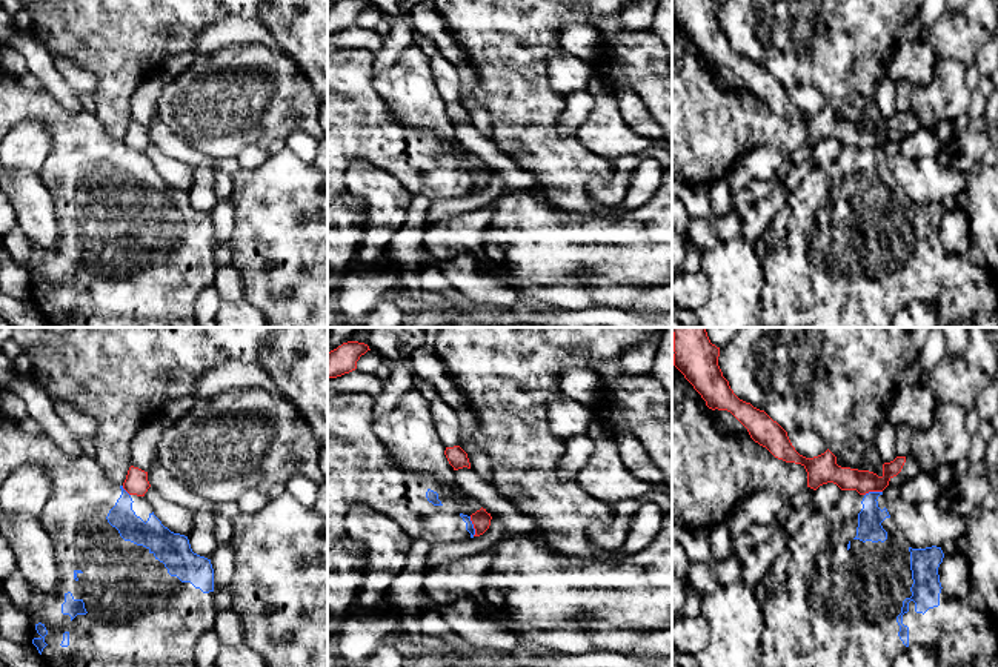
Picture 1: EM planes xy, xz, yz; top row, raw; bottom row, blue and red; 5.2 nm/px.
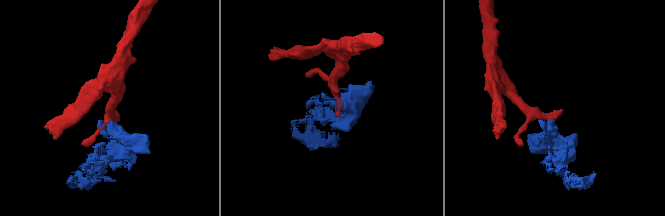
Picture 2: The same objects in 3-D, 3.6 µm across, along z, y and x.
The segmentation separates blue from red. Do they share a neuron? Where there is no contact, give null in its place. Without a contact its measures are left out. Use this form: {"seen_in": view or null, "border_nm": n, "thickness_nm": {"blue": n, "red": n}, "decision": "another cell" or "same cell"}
{"seen_in": "xz", "border_nm": 110, "thickness_nm": {"blue": 50, "red": 100}, "decision": "another cell"}

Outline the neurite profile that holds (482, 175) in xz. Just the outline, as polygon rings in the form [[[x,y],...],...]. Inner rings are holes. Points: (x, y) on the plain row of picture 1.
[[[483,163],[480,166],[477,166],[475,169],[472,169],[471,177],[475,184],[474,192],[483,191],[489,184],[491,175],[492,175],[491,169],[487,169],[486,164],[483,164]]]

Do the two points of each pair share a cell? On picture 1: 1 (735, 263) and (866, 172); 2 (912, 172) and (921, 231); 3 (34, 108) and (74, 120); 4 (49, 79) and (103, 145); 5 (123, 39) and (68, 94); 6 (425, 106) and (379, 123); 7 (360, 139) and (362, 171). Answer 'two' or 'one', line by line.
1: two
2: two
3: one
4: two
5: two
6: two
7: two

